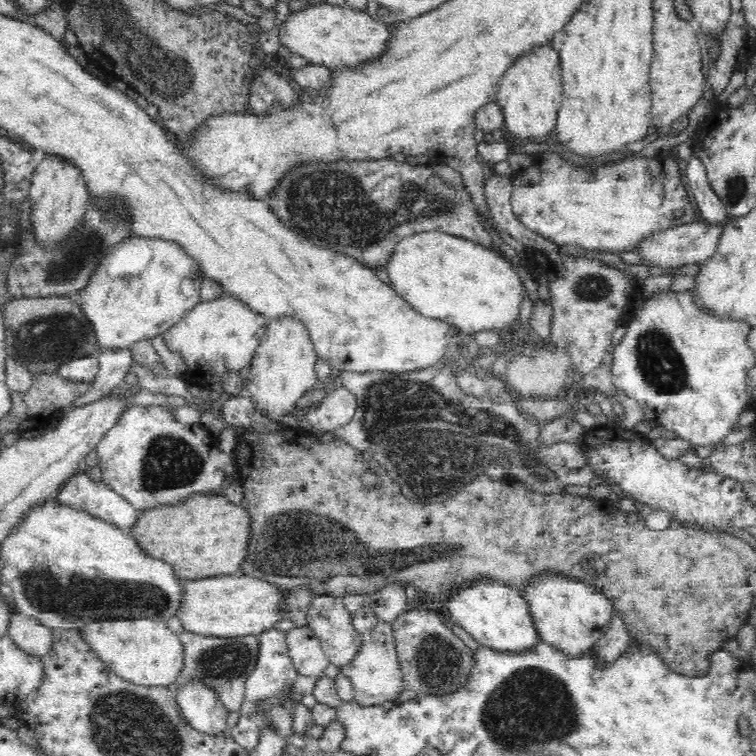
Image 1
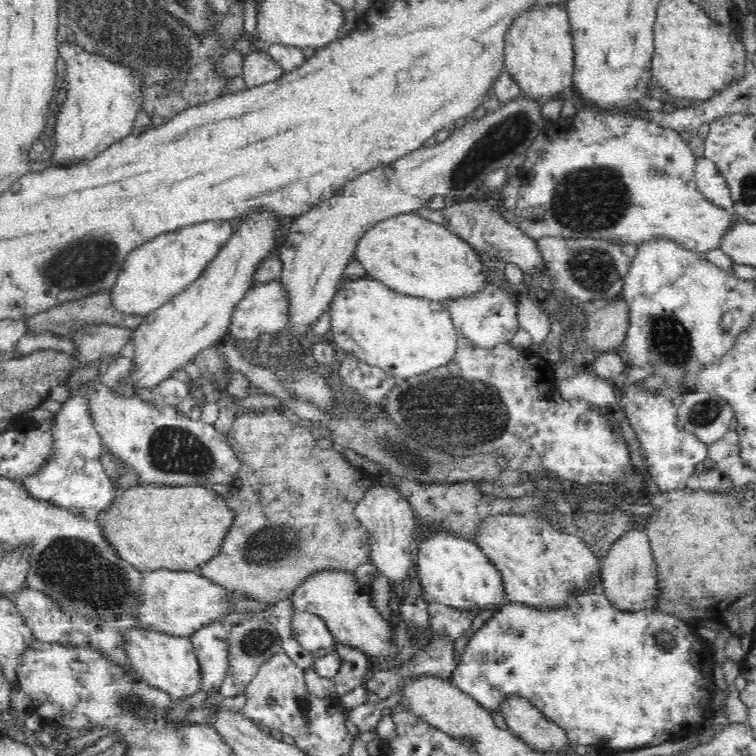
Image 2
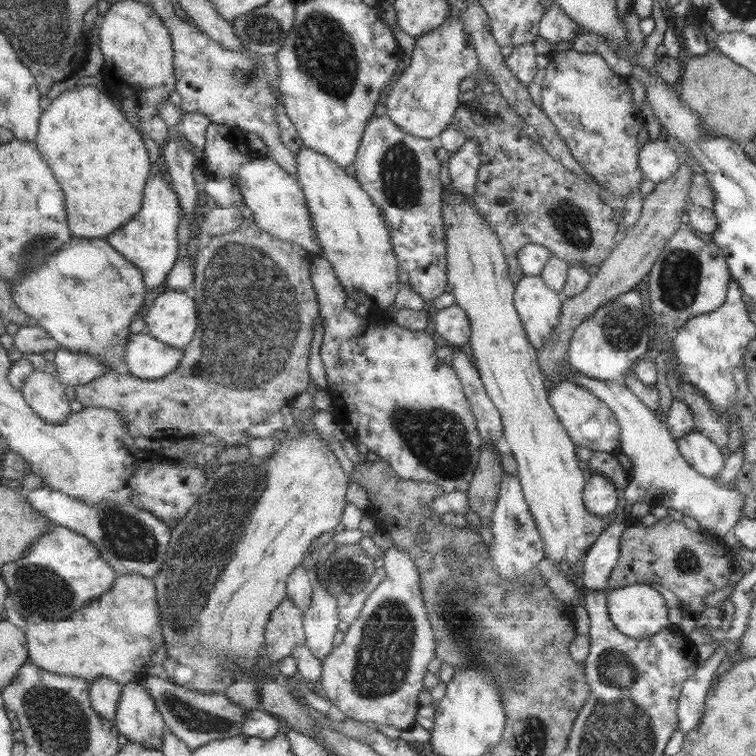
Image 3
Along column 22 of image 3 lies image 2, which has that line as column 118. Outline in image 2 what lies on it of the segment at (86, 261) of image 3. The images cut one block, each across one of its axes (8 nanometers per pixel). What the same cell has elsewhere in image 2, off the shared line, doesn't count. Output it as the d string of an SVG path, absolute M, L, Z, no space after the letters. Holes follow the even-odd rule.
M204 220L155 236L136 248L125 260L117 283L111 288L113 303L122 312L148 314L192 284L203 268L218 255L230 238L230 220Z

